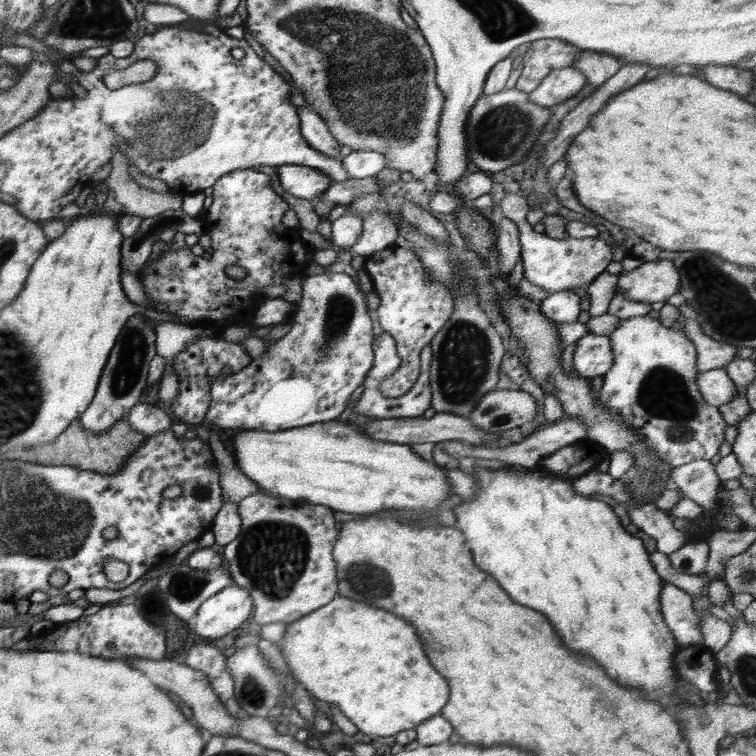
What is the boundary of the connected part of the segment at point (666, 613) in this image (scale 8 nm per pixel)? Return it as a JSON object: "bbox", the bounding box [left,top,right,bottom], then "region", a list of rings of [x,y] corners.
{"bbox":[660,582,702,647],"region":[[[664,582],[660,591],[660,610],[664,623],[676,640],[678,647],[702,645],[699,618],[692,607],[692,595]]]}

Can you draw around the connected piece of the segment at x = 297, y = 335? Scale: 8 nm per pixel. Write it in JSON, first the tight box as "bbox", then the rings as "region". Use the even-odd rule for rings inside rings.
{"bbox":[203,273,373,432],"region":[[[344,273],[304,275],[302,299],[289,316],[290,331],[239,372],[210,379],[211,404],[203,420],[222,428],[278,432],[335,419],[373,366],[372,320],[358,282]]]}

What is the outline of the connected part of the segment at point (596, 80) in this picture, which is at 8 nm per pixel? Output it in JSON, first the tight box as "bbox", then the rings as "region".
{"bbox":[572,50,622,88],"region":[[[583,50],[578,56],[578,60],[574,60],[572,66],[586,75],[586,80],[592,88],[598,88],[610,76],[614,76],[622,65],[618,56],[606,54],[606,52],[597,52]]]}

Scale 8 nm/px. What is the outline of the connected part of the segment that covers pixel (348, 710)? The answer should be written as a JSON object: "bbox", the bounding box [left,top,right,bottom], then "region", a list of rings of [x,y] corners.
{"bbox":[277,594,448,736],"region":[[[337,594],[330,604],[288,623],[284,636],[277,640],[277,644],[291,675],[309,694],[340,706],[342,714],[350,718],[350,722],[354,722],[364,734],[392,736],[414,729],[430,716],[436,716],[448,702],[448,682],[430,666],[416,628],[404,618],[386,610],[370,608]]]}

